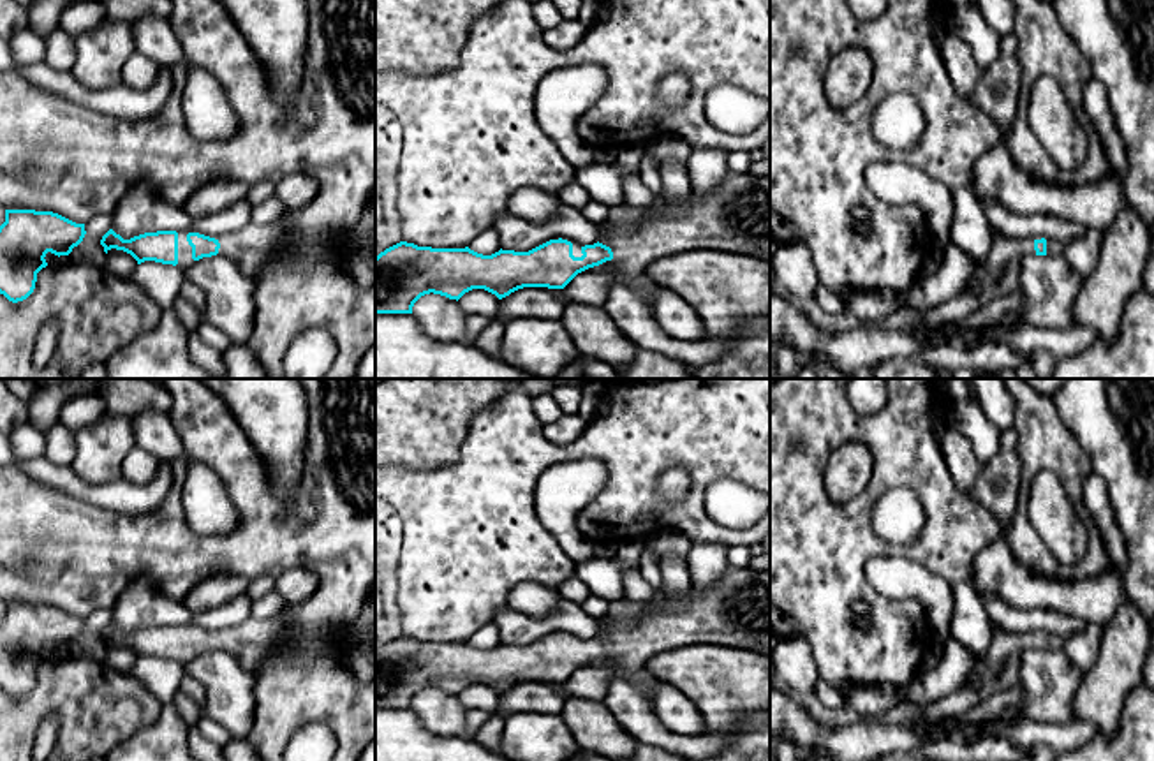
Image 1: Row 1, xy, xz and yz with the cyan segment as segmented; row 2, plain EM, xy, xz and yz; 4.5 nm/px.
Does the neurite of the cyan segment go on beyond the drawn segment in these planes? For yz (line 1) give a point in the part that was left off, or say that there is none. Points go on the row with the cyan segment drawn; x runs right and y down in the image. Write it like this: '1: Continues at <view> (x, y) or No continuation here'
1: Continues at yz (998, 277)

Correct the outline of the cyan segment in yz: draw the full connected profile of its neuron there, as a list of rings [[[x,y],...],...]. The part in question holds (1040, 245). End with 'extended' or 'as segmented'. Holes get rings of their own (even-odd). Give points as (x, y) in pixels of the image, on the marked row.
[[[1004,233],[992,238],[990,252],[973,280],[951,299],[921,312],[928,324],[960,322],[985,305],[1010,296],[1020,287],[1020,261],[1025,255],[1057,255],[1062,245],[1041,236],[1015,240]]]; extended

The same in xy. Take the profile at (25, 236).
[[[5,210],[0,225],[0,294],[12,303],[26,299],[37,273],[48,266],[46,254],[69,255],[85,234],[85,224],[53,211]]]; as segmented

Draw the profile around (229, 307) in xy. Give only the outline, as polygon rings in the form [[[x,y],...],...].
[[[222,255],[194,261],[185,277],[204,291],[204,319],[234,345],[247,345],[254,329],[255,284]]]

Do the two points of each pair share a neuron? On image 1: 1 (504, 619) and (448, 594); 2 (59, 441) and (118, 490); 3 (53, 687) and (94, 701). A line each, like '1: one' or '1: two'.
1: two
2: two
3: one

